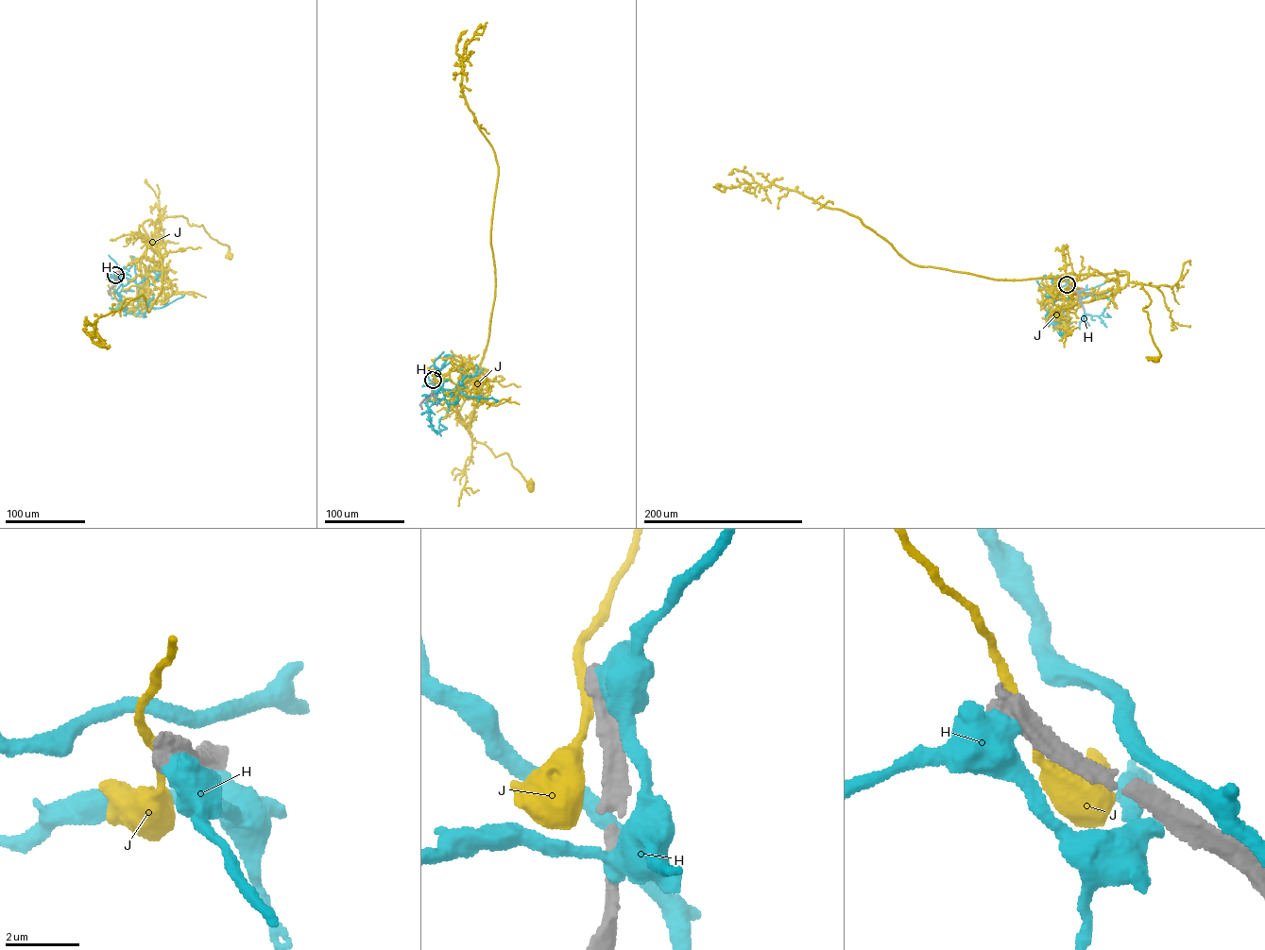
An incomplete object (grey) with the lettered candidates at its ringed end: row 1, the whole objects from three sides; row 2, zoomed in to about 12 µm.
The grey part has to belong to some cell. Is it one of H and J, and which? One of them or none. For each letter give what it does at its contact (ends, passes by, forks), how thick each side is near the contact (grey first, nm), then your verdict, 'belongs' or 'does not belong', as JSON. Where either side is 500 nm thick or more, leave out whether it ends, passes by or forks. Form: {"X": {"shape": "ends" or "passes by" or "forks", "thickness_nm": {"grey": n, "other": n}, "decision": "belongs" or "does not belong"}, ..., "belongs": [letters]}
{"H": {"thickness_nm": {"grey": 750, "other": 650}, "decision": "does not belong"}, "J": {"thickness_nm": {"grey": 800, "other": 260}, "decision": "does not belong"}, "belongs": []}

